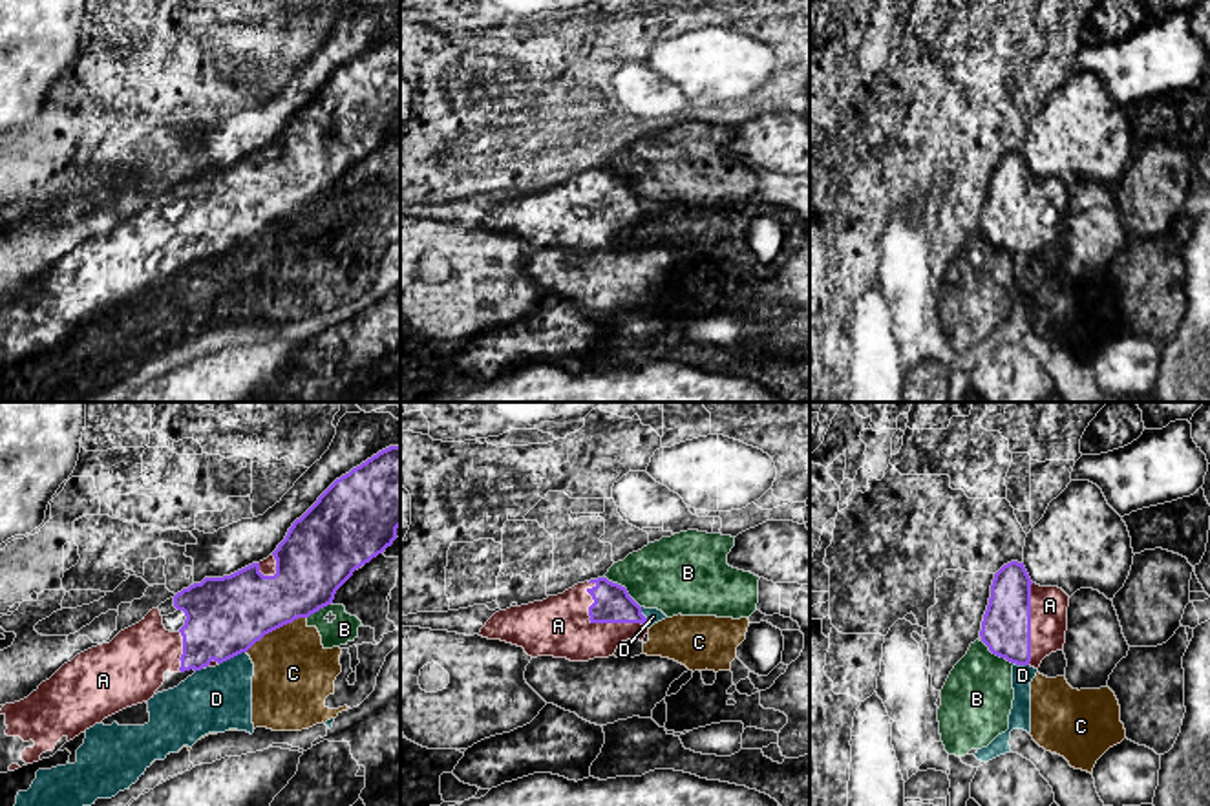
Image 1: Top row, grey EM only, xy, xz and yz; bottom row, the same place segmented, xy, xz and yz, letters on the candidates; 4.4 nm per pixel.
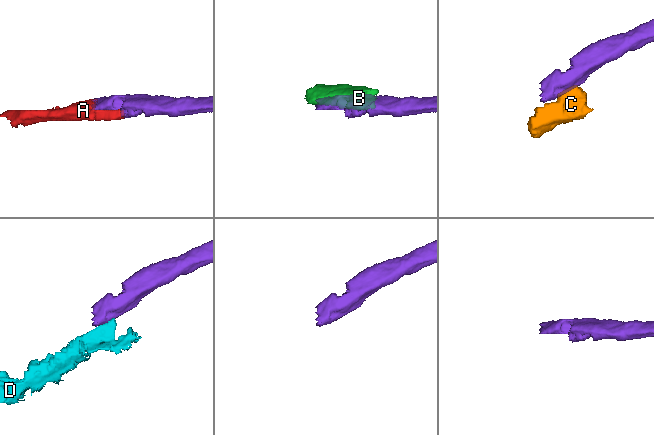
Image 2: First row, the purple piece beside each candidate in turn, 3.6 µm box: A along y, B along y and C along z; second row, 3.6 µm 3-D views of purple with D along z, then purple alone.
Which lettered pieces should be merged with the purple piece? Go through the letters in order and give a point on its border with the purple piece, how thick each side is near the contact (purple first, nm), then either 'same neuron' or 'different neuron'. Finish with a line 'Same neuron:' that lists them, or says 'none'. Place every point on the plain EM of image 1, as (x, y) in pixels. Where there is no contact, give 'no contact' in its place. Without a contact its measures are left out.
A: contact xz (598, 212); calibres 160 and 260 nm; same neuron
B: contact xz (626, 180); calibres 160 and 340 nm; different neuron
C: contact xy (275, 220); calibres 360 and 360 nm; different neuron
D: contact xy (233, 247); calibres 360 and 280 nm; different neuron
Same neuron: A

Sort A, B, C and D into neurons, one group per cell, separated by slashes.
A / B / C D

